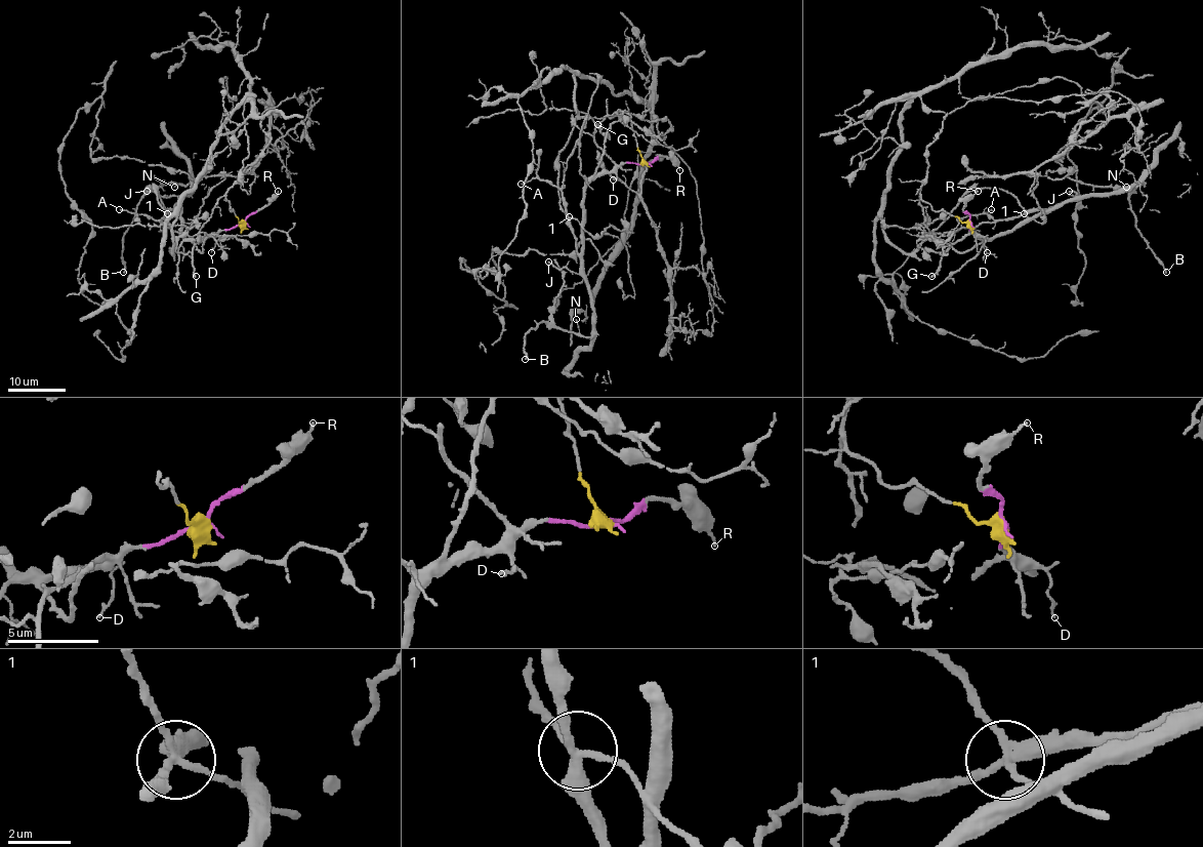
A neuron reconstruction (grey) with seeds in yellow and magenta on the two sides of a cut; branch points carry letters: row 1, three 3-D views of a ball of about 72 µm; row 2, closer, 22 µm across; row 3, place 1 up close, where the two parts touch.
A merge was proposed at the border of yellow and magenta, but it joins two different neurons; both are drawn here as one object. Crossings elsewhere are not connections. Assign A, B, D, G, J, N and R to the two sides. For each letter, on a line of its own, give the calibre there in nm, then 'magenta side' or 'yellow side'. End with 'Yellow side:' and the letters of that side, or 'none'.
A: 190 nm thick; magenta side
B: 220 nm thick; magenta side
D: 150 nm thick; magenta side
G: 260 nm thick; magenta side
J: 200 nm thick; magenta side
N: 120 nm thick; magenta side
R: 130 nm thick; magenta side
Yellow side: none

